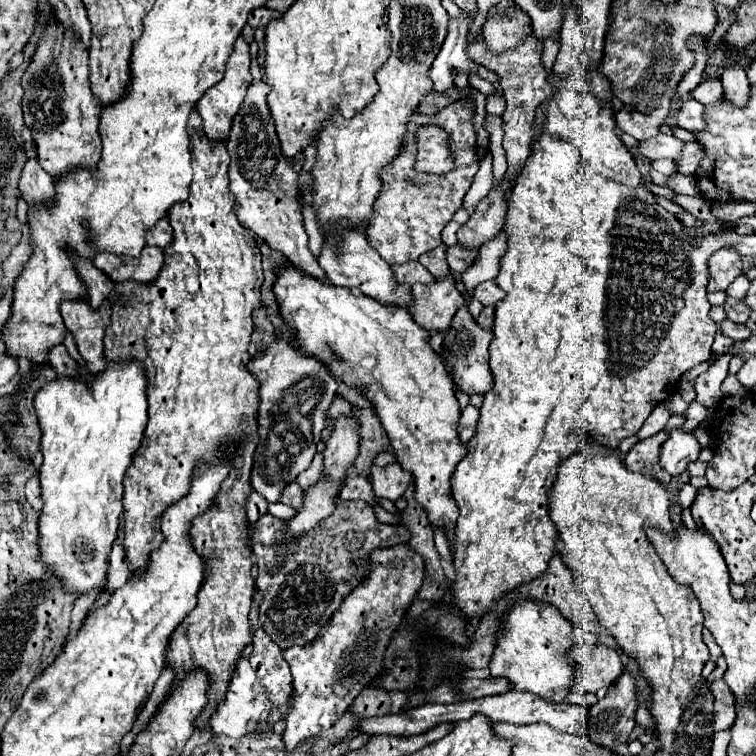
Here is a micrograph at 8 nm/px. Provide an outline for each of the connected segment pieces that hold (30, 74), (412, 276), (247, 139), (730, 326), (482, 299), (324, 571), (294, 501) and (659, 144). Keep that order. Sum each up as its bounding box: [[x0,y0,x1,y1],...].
[[22,24,100,180],[392,260,434,284],[228,80,326,278],[718,320,752,338],[474,280,504,306],[252,500,410,648],[282,482,302,508],[638,134,684,160]]

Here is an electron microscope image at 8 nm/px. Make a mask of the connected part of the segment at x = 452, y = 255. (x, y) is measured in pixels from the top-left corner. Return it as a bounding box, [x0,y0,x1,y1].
[448,244,480,274]

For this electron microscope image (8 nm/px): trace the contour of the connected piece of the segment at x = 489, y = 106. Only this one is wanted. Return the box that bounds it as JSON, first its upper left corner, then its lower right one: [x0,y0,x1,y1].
[486,96,504,116]

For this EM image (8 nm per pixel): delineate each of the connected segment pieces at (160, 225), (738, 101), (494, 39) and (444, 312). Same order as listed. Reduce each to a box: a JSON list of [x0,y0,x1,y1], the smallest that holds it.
[[146,218,172,248],[722,68,750,106],[482,10,532,52],[410,272,464,332]]

